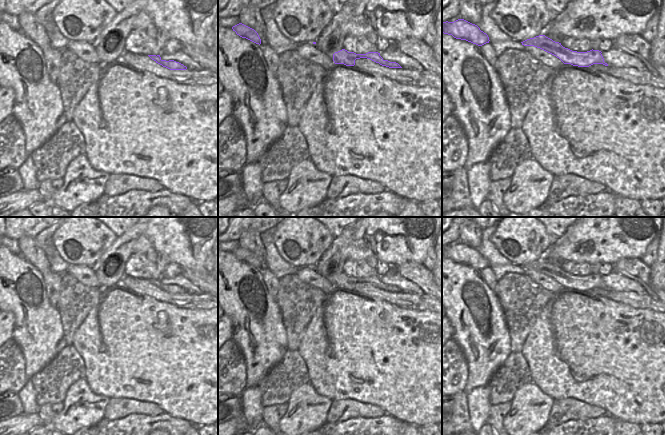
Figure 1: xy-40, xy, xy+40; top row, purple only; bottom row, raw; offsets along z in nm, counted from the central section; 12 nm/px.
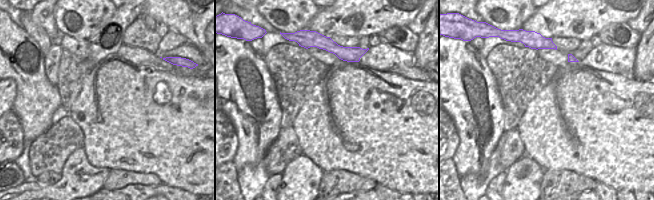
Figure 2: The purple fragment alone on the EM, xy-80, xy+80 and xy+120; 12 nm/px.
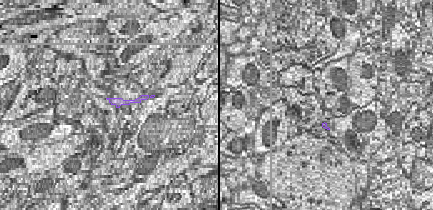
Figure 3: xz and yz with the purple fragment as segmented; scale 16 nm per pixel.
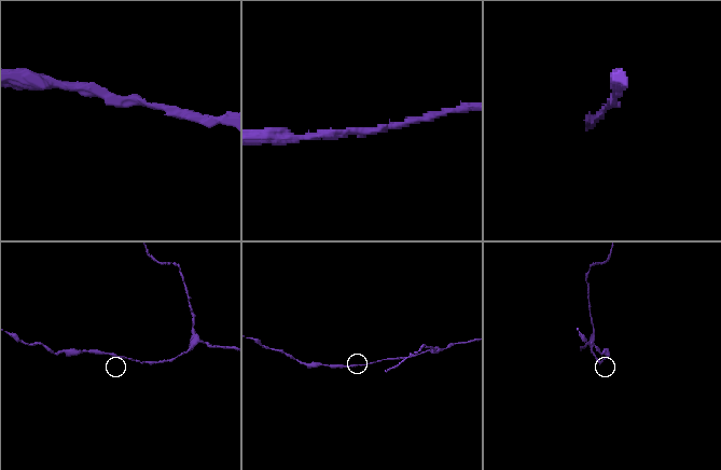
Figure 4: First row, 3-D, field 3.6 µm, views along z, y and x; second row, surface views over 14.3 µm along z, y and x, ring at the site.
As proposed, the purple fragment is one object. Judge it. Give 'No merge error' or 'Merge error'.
No merge error

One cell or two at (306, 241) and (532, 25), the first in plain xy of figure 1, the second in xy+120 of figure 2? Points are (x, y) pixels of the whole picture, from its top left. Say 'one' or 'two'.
two

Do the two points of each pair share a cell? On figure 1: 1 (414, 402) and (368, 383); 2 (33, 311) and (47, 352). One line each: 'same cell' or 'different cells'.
1: same cell
2: same cell

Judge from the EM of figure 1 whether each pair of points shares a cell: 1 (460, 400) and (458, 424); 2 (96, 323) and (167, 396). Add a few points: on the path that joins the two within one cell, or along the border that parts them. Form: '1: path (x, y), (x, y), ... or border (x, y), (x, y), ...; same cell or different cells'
1: path (460, 406), (459, 418); same cell
2: path (113, 341), (150, 378); same cell

